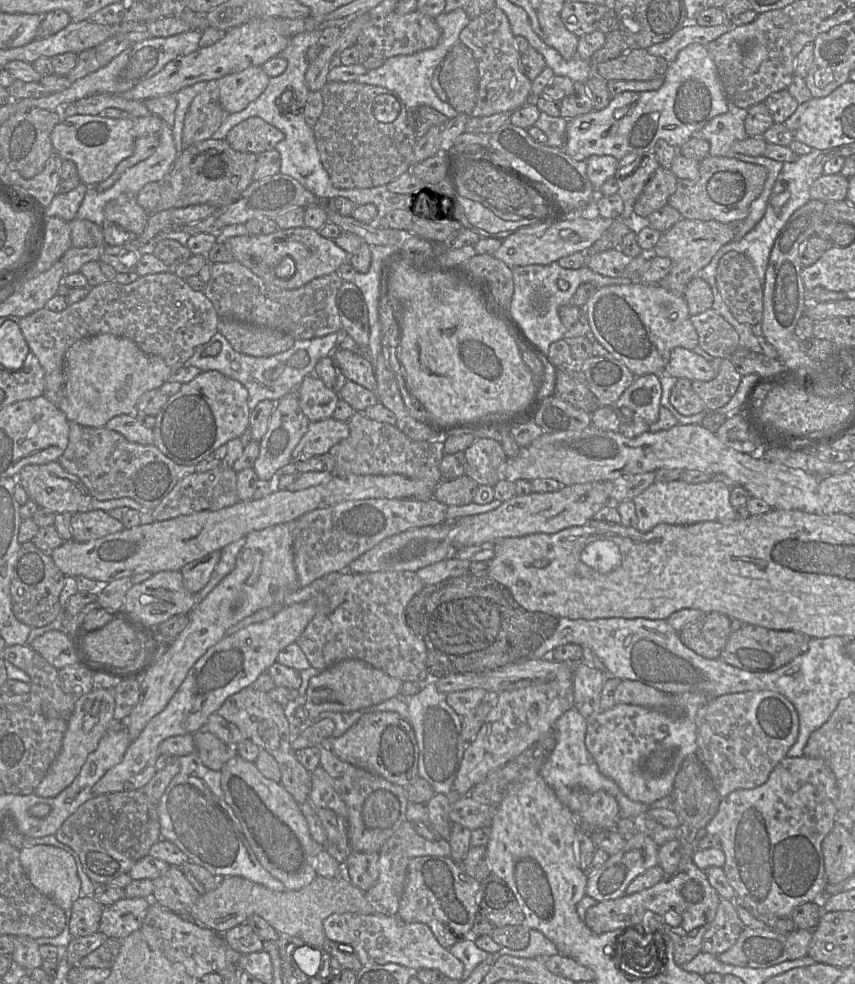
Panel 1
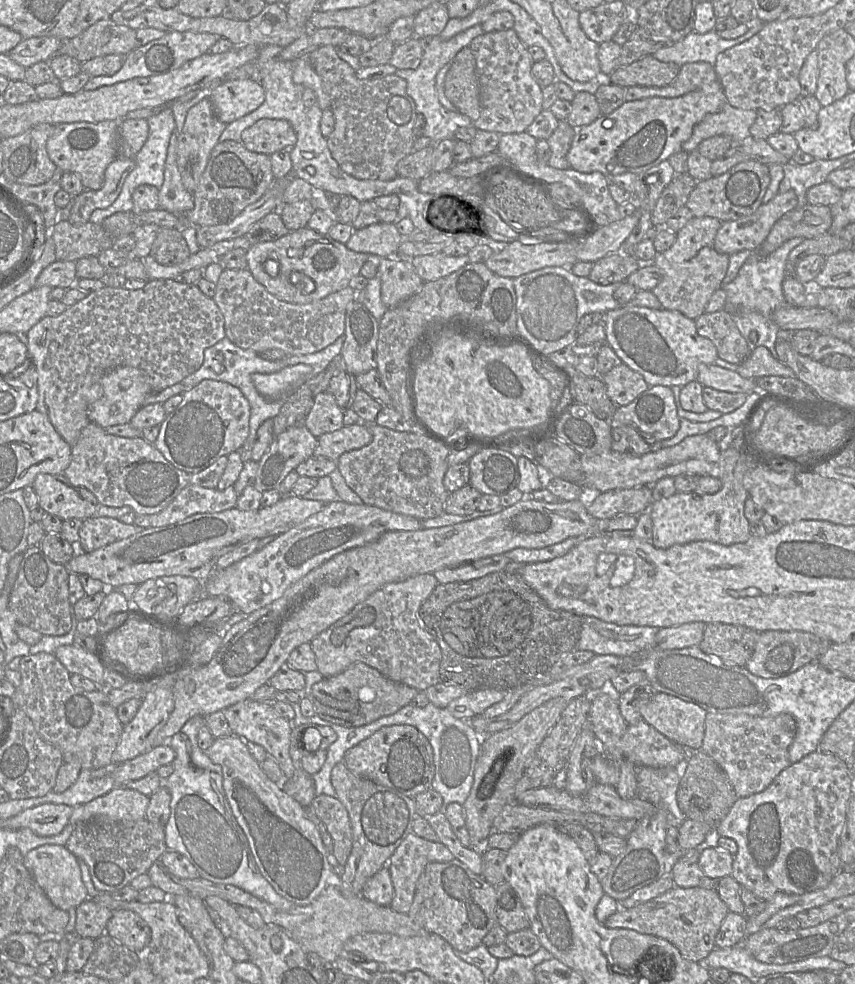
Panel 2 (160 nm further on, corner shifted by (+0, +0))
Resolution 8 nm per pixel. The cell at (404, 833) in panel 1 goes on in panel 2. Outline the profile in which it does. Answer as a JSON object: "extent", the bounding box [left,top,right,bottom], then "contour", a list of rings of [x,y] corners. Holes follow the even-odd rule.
{"extent":[387,833,453,914],"contour":[[[410,833],[387,864],[394,887],[389,907],[407,914],[413,902],[417,881],[425,866],[431,862],[449,862],[453,859],[453,854],[440,841],[428,841]]]}

